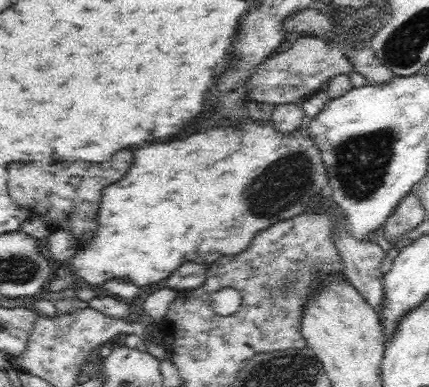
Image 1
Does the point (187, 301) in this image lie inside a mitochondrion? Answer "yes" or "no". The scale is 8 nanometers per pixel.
no

